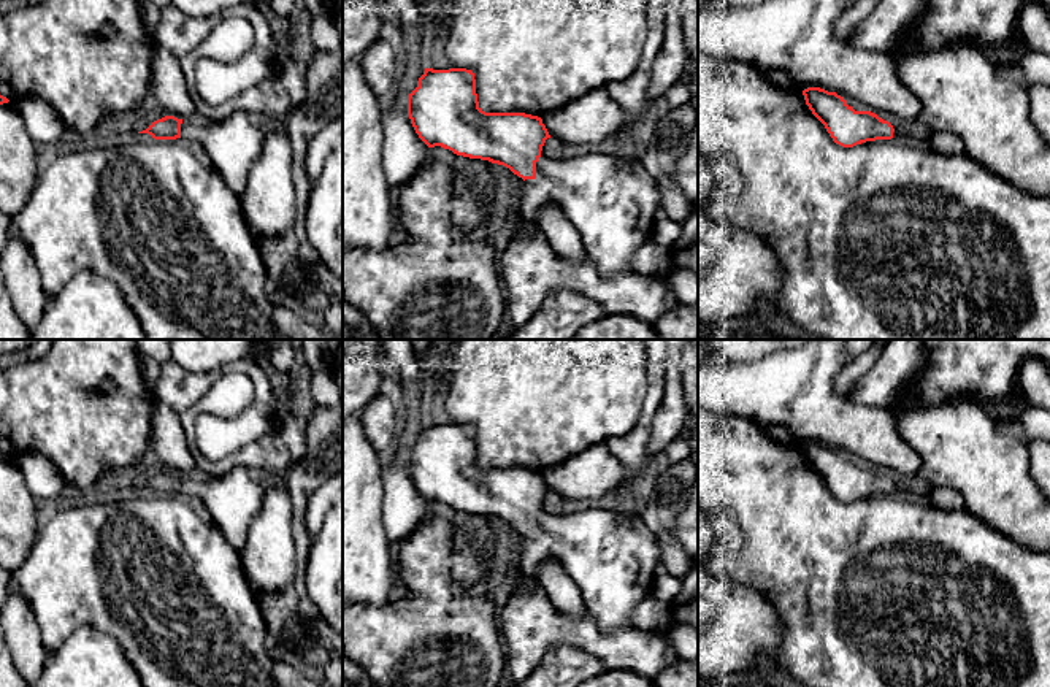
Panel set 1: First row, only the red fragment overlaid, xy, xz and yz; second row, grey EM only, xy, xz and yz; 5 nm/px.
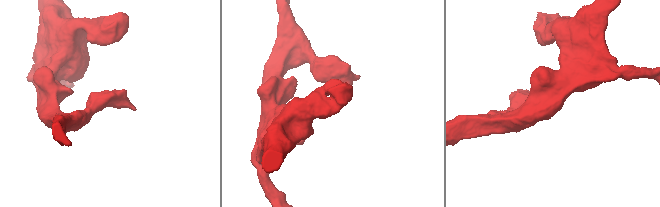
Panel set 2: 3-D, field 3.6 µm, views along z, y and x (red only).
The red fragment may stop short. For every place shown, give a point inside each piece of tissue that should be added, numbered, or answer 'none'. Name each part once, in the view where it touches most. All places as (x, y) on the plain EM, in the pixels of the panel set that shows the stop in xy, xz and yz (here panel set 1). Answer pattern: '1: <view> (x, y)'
1: xz (613, 559)

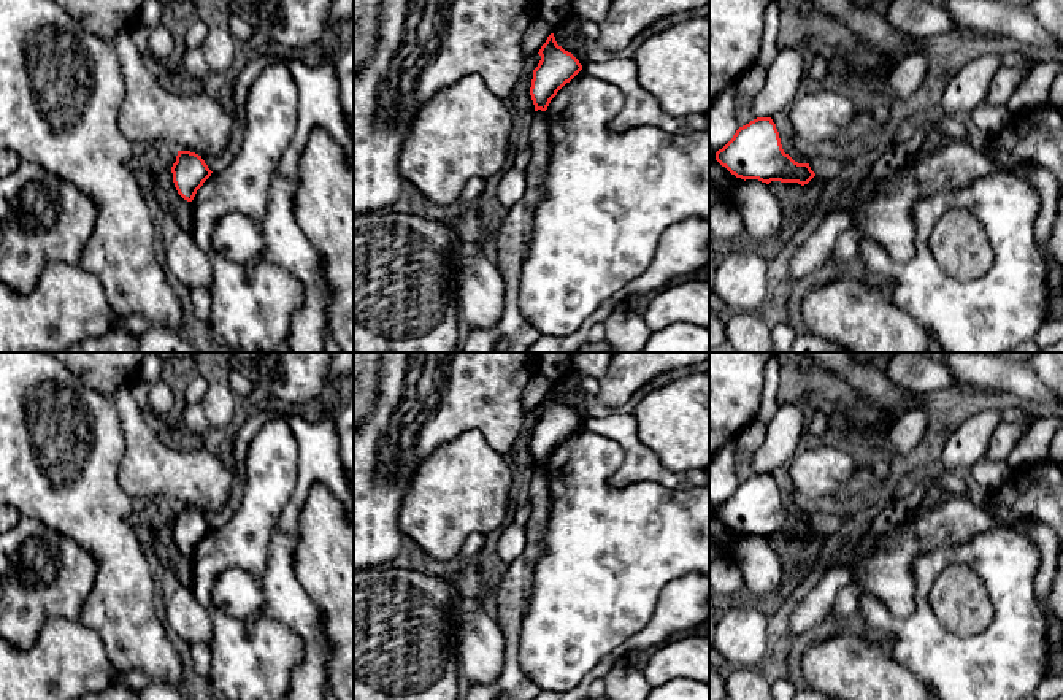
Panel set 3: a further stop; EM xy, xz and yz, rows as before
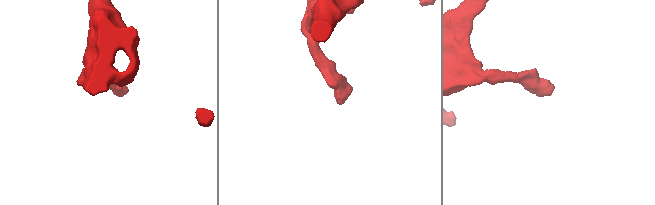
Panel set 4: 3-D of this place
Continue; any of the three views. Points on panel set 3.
none

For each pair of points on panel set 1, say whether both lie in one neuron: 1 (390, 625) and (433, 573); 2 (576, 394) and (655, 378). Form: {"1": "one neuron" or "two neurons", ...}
{"1": "one neuron", "2": "two neurons"}

